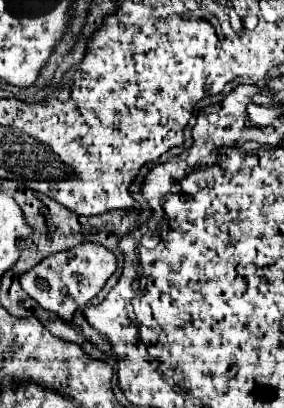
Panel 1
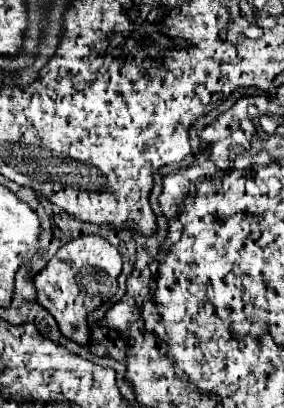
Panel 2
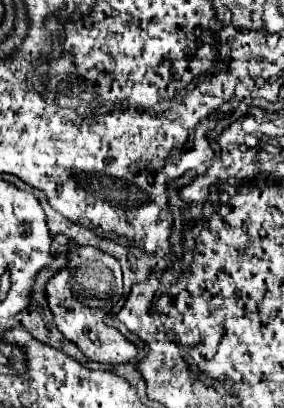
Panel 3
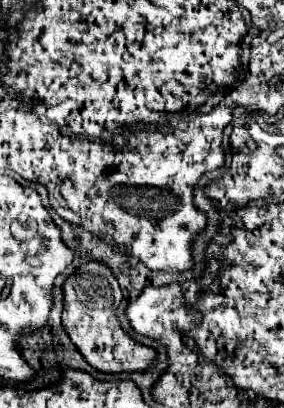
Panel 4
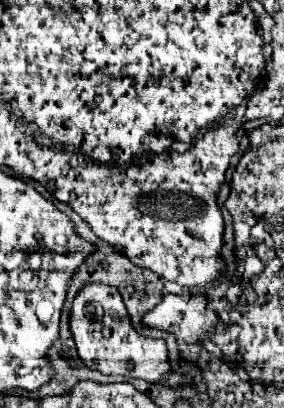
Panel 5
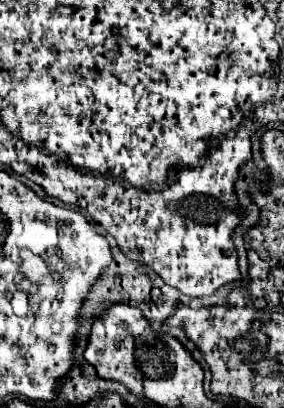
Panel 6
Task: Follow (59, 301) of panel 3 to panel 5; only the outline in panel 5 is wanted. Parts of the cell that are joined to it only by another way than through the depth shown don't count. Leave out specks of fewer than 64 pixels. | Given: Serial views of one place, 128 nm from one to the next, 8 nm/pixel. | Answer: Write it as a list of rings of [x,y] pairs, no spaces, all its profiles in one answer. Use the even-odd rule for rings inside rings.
[[[86,284],[74,300],[70,314],[70,330],[78,348],[78,356],[90,370],[98,370],[106,376],[120,378],[144,378],[152,384],[162,384],[166,388],[192,386],[194,378],[174,372],[168,360],[166,340],[148,338],[134,330],[130,314],[116,288],[104,284]]]

